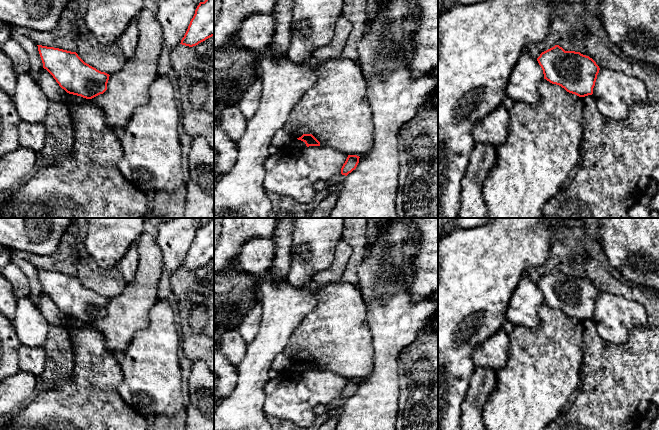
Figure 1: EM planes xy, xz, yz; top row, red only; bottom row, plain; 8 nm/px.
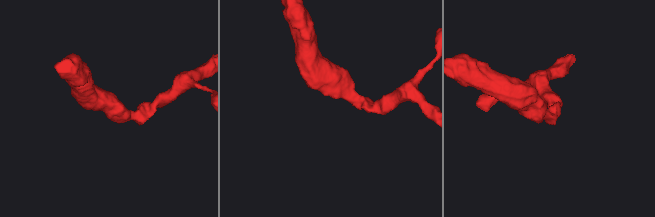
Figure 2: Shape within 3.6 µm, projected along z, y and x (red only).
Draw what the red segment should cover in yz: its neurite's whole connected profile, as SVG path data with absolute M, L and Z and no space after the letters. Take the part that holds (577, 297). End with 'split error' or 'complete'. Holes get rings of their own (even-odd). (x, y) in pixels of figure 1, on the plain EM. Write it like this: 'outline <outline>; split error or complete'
outline M559 269L542 276L537 282L544 303L579 321L593 318L599 290L580 276L565 275Z; complete

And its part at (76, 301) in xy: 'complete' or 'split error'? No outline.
complete

